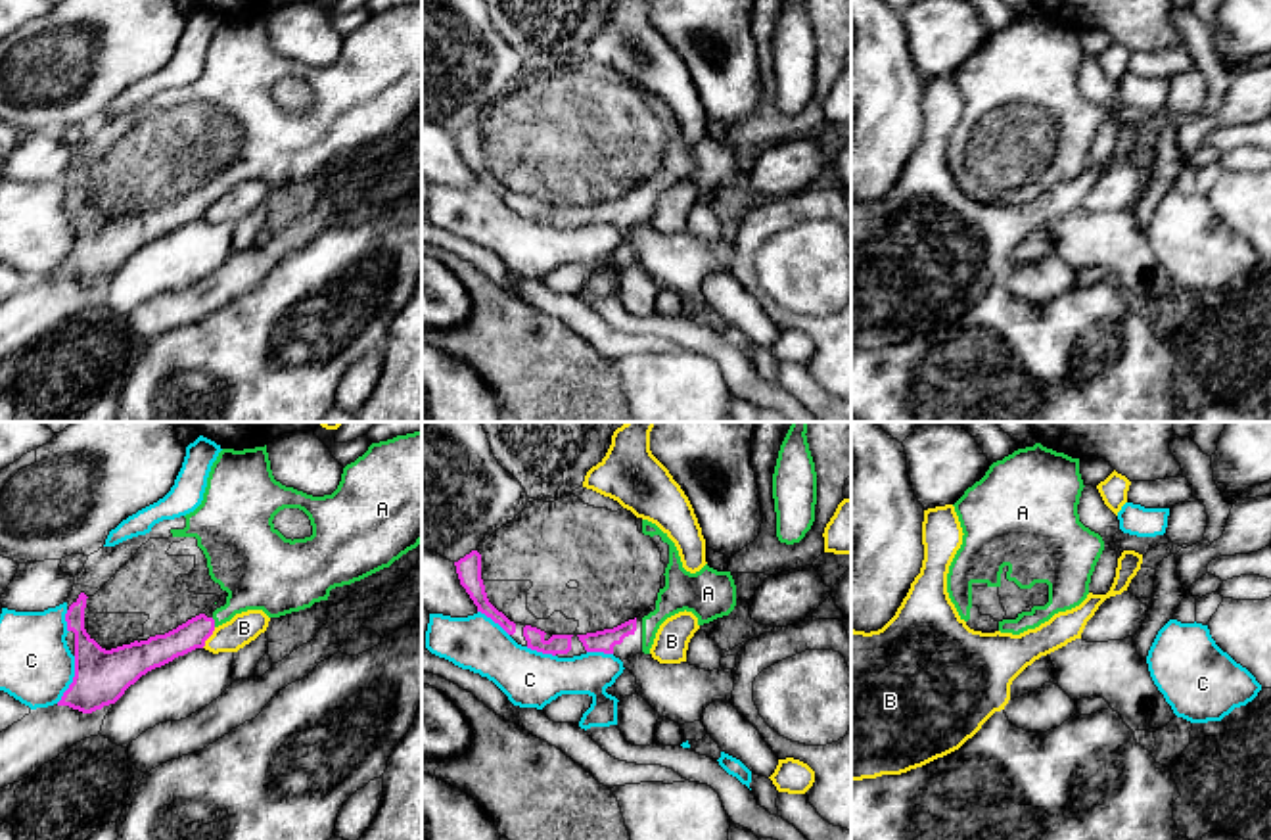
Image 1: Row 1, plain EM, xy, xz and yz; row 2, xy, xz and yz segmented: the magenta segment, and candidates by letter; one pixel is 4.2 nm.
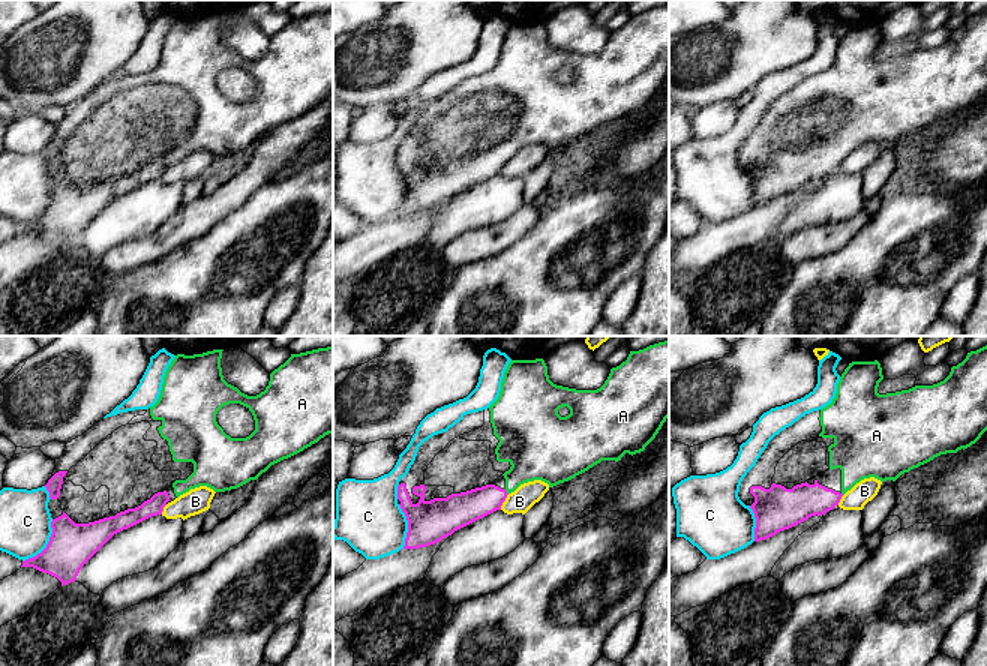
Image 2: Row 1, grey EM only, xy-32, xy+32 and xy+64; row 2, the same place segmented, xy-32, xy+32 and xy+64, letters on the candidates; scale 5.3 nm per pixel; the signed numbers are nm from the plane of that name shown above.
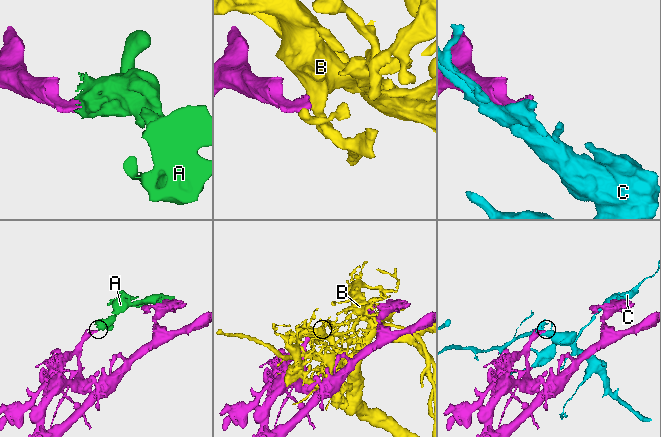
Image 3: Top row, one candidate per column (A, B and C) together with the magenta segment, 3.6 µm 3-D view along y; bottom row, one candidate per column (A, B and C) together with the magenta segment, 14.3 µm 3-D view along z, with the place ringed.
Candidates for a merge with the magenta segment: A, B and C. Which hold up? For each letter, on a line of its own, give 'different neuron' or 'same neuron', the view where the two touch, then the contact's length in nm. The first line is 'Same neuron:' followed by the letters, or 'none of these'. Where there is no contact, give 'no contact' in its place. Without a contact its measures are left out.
Same neuron: A
A: same neuron | xy | 40 nm
B: different neuron | xy | 110 nm
C: different neuron | xy | 220 nm

